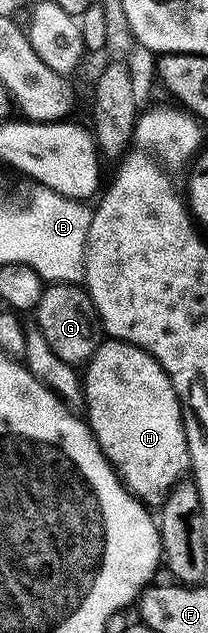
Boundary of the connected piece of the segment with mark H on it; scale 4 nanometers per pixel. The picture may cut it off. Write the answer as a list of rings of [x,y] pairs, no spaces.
[[[104,338],[83,365],[82,383],[82,404],[88,407],[95,447],[137,500],[145,506],[160,506],[190,468],[180,397],[168,381],[164,367],[136,344]]]

